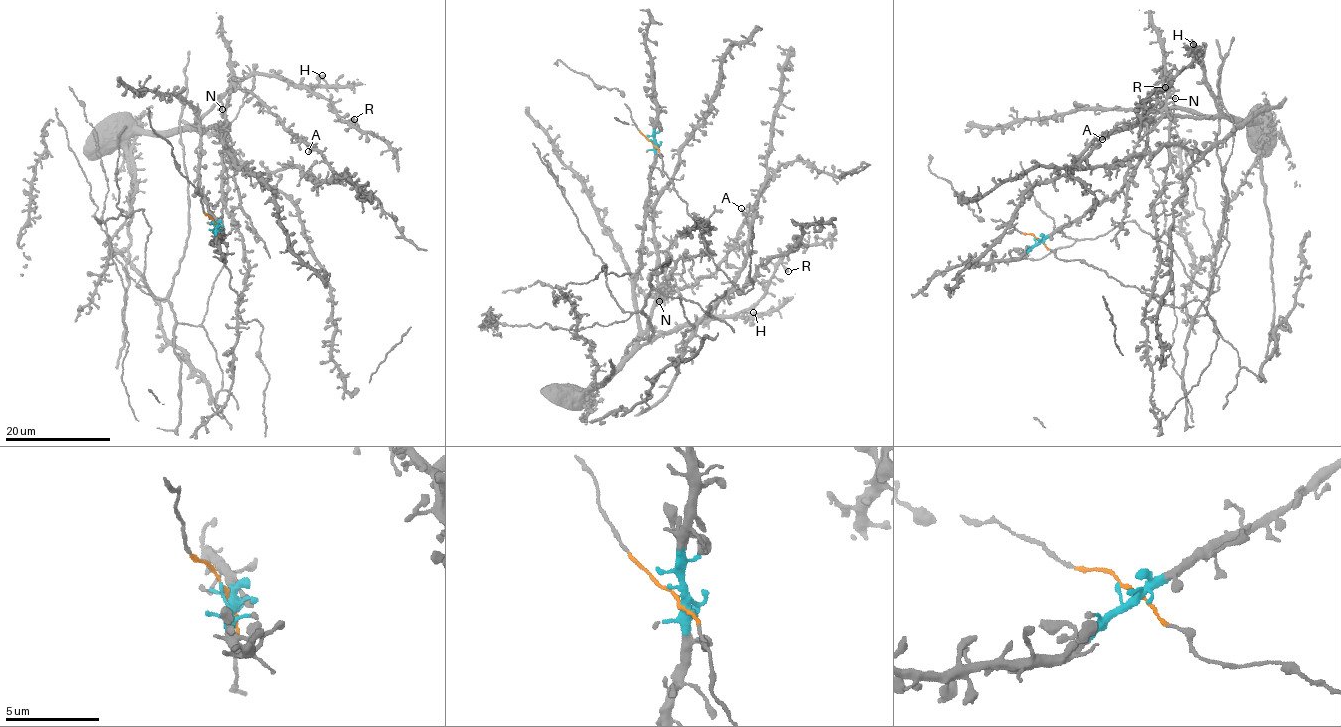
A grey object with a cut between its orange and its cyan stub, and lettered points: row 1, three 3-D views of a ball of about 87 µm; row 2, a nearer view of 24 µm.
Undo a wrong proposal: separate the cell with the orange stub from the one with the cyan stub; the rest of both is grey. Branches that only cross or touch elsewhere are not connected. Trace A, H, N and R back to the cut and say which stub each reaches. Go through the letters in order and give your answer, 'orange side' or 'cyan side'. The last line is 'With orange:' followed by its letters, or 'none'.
A: orange side
H: cyan side
N: orange side
R: cyan side
With orange: A, N

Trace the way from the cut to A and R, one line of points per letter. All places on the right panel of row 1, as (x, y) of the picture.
A: (1035, 239), (1059, 259), (1152, 288), (1171, 78), (1153, 106), (1102, 139)
R: (1034, 239), (1079, 220), (1121, 188), (1160, 111), (1218, 112), (1198, 51), (1156, 91), (1165, 87)

